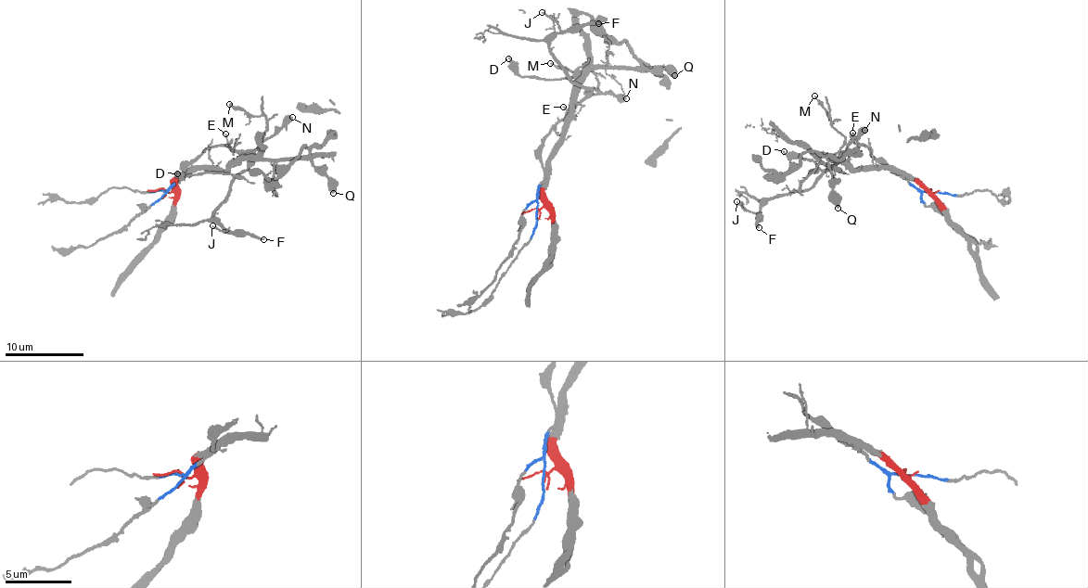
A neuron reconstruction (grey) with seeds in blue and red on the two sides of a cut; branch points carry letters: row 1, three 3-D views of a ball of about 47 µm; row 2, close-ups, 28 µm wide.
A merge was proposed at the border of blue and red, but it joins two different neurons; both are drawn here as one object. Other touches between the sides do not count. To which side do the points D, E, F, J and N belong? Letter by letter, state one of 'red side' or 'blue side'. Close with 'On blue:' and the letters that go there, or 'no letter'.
D: blue side
E: blue side
F: blue side
J: blue side
N: blue side
On blue: D, E, F, J, N

